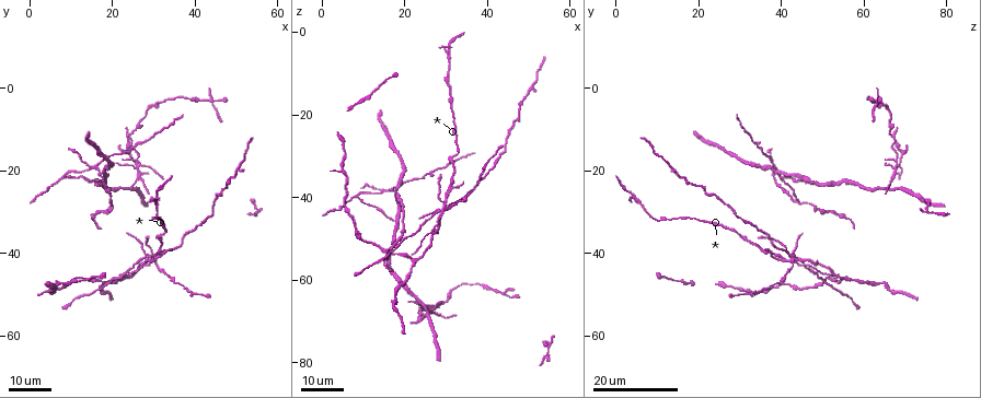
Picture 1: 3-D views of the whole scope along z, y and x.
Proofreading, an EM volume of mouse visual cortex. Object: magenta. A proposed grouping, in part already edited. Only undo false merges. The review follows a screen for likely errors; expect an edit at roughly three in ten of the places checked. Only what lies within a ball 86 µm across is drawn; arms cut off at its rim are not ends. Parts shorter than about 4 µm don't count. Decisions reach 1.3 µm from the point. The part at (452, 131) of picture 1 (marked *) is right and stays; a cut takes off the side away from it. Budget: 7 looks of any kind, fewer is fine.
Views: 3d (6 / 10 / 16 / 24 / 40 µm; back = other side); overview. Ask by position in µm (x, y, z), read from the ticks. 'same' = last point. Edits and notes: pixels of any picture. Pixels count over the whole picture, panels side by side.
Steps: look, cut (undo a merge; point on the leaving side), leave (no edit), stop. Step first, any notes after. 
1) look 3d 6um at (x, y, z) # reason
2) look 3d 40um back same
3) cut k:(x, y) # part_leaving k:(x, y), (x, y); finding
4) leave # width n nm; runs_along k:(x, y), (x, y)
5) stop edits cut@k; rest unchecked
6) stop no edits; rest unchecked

look 3d 16um at (30.5, 41.5, 38.5) # arms part here

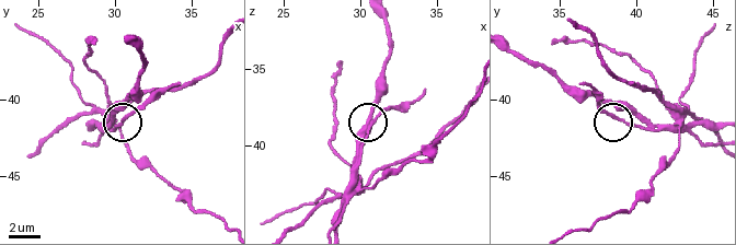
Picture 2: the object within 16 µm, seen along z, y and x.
look 3d 10um at (31.0, 41.0, 38.4)

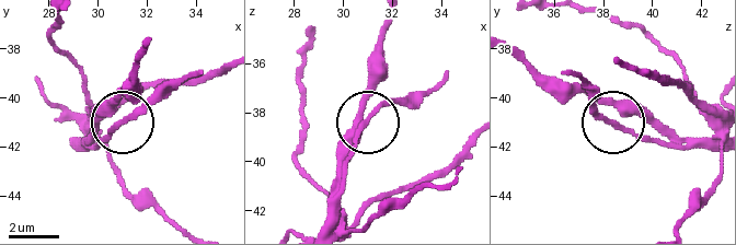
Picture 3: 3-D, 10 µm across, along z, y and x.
look 3d 6um at (30.9, 41.0, 38.5)

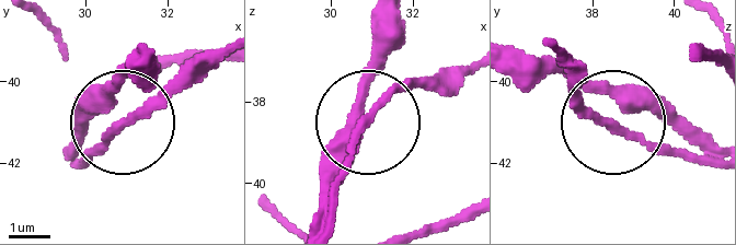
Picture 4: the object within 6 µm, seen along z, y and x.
leave # all the same neuron

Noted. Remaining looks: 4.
look 3d 24um at (26.5, 22.0, 67.0) # three-way junction

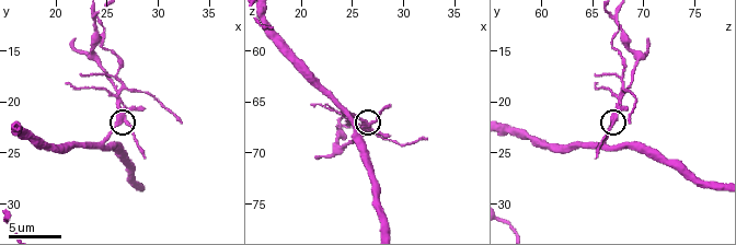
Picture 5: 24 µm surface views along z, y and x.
look 3d 10um at (26.2, 22.0, 67.0)

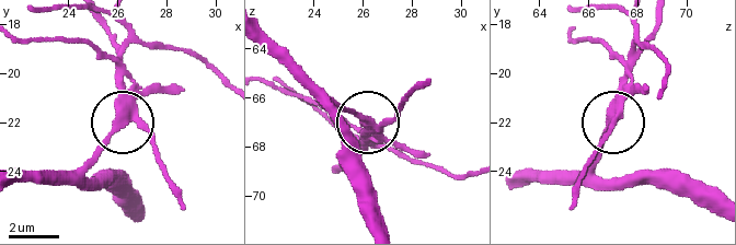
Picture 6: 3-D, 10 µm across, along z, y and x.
look 3d 6um at (26.4, 21.8, 67.1)

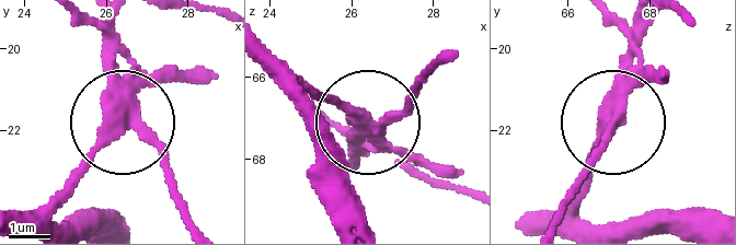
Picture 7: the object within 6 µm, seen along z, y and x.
cut 7:(175, 81) # width 320 nm; part_leaving 7:(126, 96), (116, 26); a second neuron is stuck on

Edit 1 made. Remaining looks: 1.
stop edits cut@7; rest unchecked

